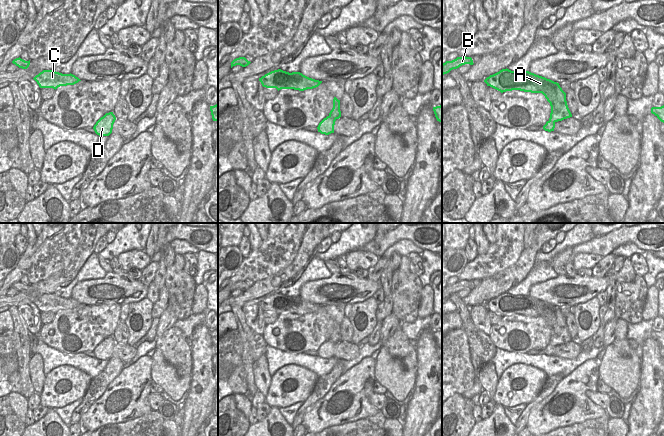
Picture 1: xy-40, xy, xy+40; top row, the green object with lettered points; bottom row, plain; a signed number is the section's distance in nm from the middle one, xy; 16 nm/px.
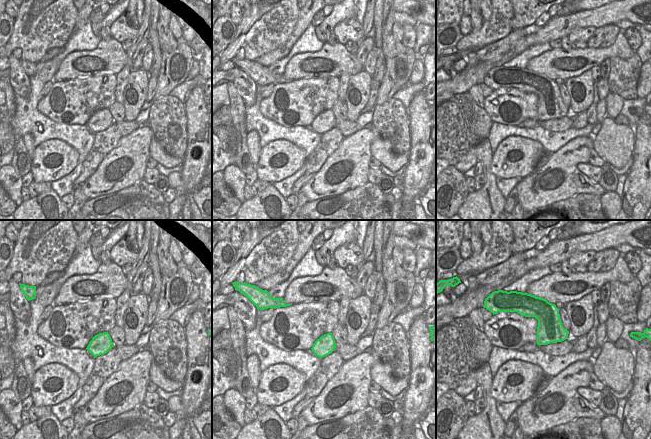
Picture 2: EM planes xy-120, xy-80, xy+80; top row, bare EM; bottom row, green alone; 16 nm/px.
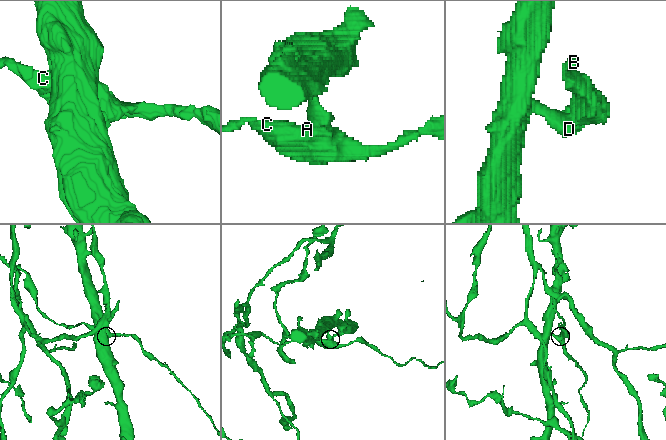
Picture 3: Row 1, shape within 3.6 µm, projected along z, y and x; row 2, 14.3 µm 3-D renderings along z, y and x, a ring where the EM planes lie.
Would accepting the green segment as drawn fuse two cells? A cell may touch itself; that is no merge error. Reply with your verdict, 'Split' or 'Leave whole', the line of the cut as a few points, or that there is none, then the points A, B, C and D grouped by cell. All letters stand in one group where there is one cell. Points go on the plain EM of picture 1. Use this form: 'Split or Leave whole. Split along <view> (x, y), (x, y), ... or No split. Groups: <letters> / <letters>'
Leave whole. No split. Groups: A B C D

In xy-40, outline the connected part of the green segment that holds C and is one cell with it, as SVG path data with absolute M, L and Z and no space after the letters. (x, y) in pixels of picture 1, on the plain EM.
M43 294L33 302L40 312L57 313L60 310L74 309L81 305L73 298L62 298L53 294Z

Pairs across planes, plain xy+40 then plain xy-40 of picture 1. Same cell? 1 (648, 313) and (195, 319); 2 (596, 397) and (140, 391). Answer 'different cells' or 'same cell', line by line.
1: different cells
2: different cells

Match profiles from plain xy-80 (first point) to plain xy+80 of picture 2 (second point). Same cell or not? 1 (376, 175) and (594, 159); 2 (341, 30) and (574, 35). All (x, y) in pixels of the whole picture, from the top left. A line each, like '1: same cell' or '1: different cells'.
1: different cells
2: same cell

